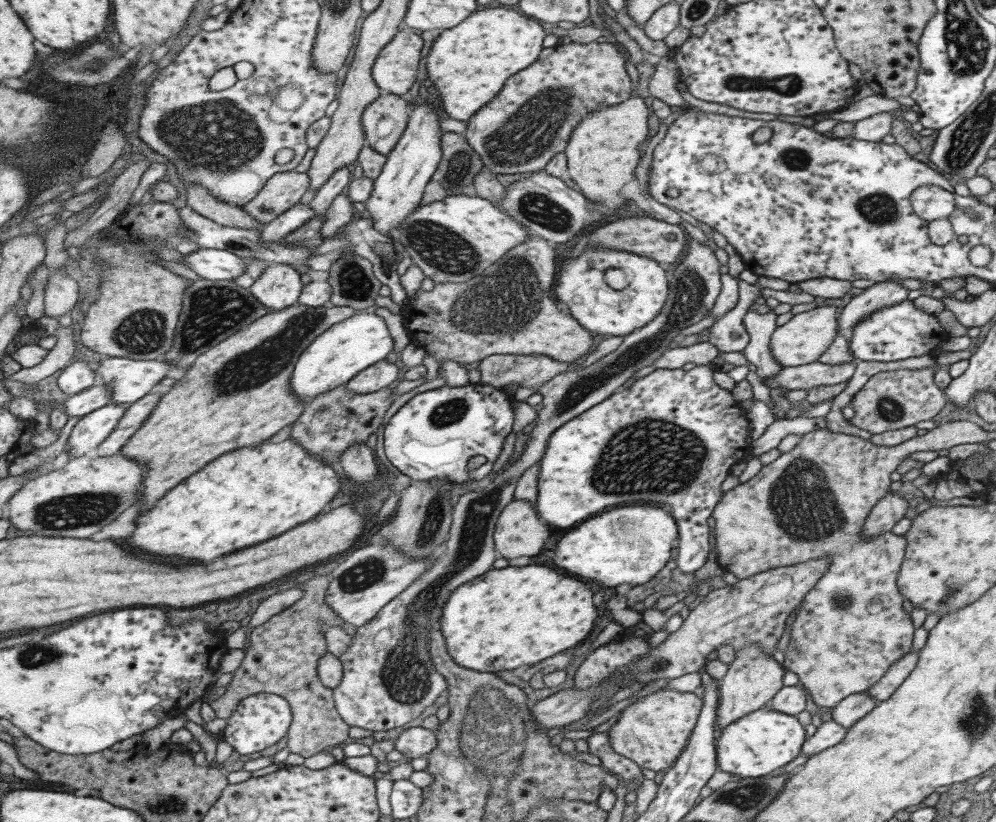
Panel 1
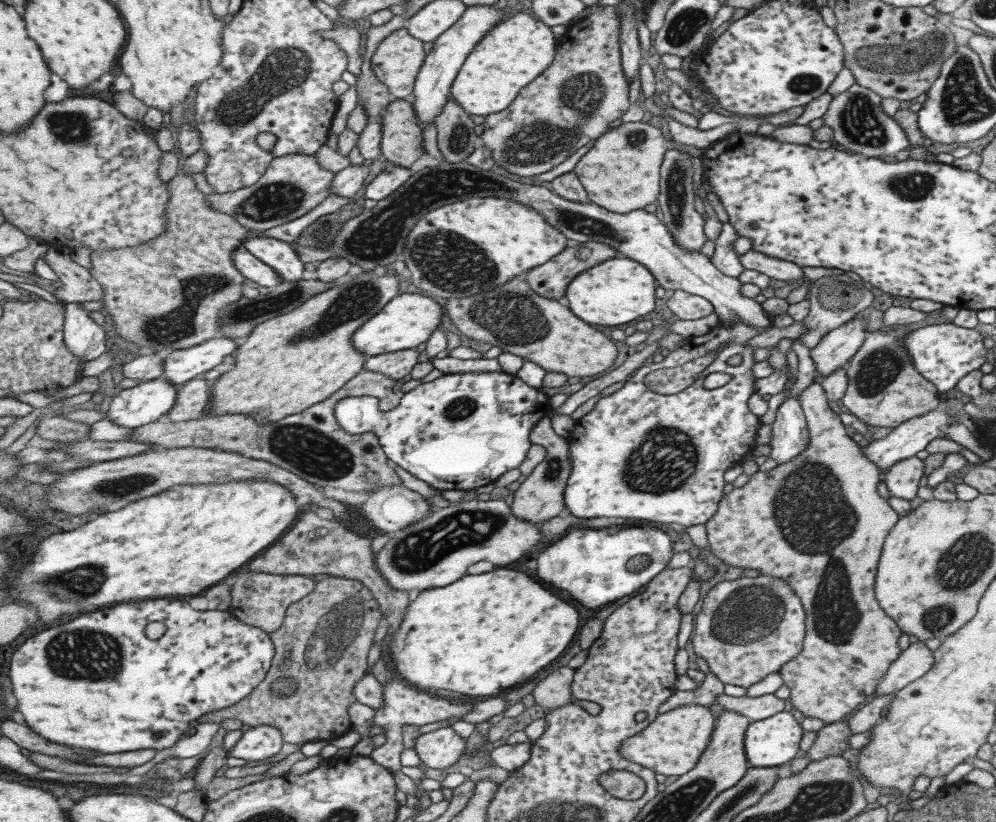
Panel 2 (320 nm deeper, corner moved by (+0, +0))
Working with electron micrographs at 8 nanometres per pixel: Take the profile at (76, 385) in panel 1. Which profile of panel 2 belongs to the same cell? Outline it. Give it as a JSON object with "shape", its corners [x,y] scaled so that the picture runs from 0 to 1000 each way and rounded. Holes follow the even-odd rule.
{"shape":[[[66,369],[65,370],[66,388],[64,392],[64,412],[67,421],[77,429],[84,440],[95,438],[103,429],[109,429],[109,412],[105,409],[105,401],[101,394],[97,394],[89,378],[85,377],[80,369]]]}

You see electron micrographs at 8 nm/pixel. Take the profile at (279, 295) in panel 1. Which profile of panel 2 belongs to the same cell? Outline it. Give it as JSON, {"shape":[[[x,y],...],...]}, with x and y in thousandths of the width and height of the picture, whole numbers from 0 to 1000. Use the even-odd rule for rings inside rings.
{"shape":[[[254,287],[249,290],[244,299],[250,302],[256,314],[273,325],[281,335],[283,343],[302,341],[304,321],[288,294],[266,287]]]}

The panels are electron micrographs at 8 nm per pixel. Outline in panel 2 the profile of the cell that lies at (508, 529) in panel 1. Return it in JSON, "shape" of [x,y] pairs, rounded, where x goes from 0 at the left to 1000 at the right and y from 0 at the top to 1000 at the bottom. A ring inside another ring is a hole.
{"shape":[[[544,509],[534,518],[531,527],[532,540],[541,540],[547,545],[545,560],[537,566],[537,569],[529,578],[527,584],[516,596],[515,608],[510,617],[514,627],[525,634],[531,634],[536,639],[543,640],[545,635],[560,628],[566,617],[566,594],[568,582],[572,575],[572,555],[570,551],[571,539],[569,533],[555,526],[551,509]]]}

